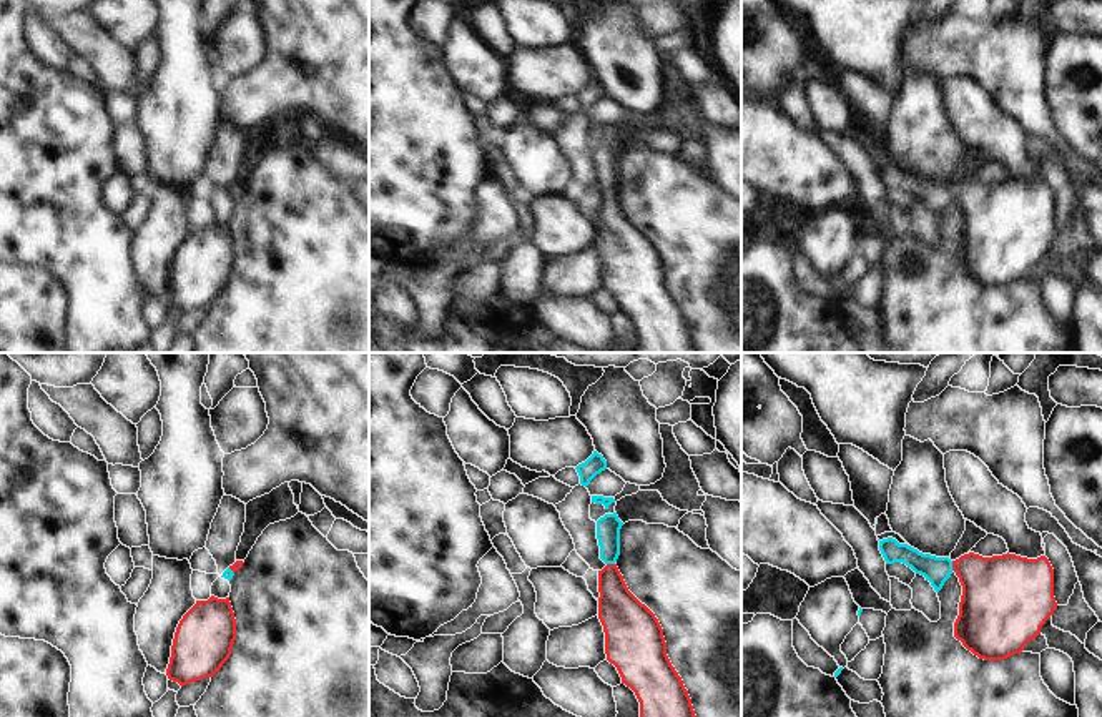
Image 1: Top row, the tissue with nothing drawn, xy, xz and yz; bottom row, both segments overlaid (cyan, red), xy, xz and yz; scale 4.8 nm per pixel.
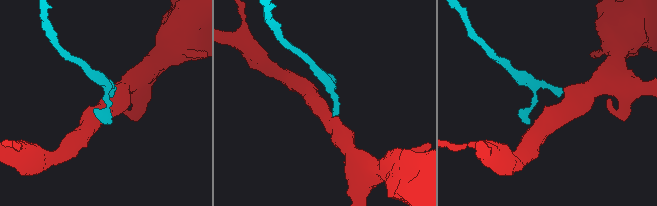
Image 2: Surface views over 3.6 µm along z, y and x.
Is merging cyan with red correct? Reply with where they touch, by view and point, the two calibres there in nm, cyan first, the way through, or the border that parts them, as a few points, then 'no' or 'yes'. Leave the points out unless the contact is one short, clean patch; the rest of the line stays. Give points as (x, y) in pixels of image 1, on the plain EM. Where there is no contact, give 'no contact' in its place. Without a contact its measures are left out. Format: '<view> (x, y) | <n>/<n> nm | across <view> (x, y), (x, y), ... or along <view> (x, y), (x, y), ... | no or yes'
yz (951, 193) | 130/340 nm | across yz (936, 197), (951, 193), (969, 195), (996, 218) | yes

